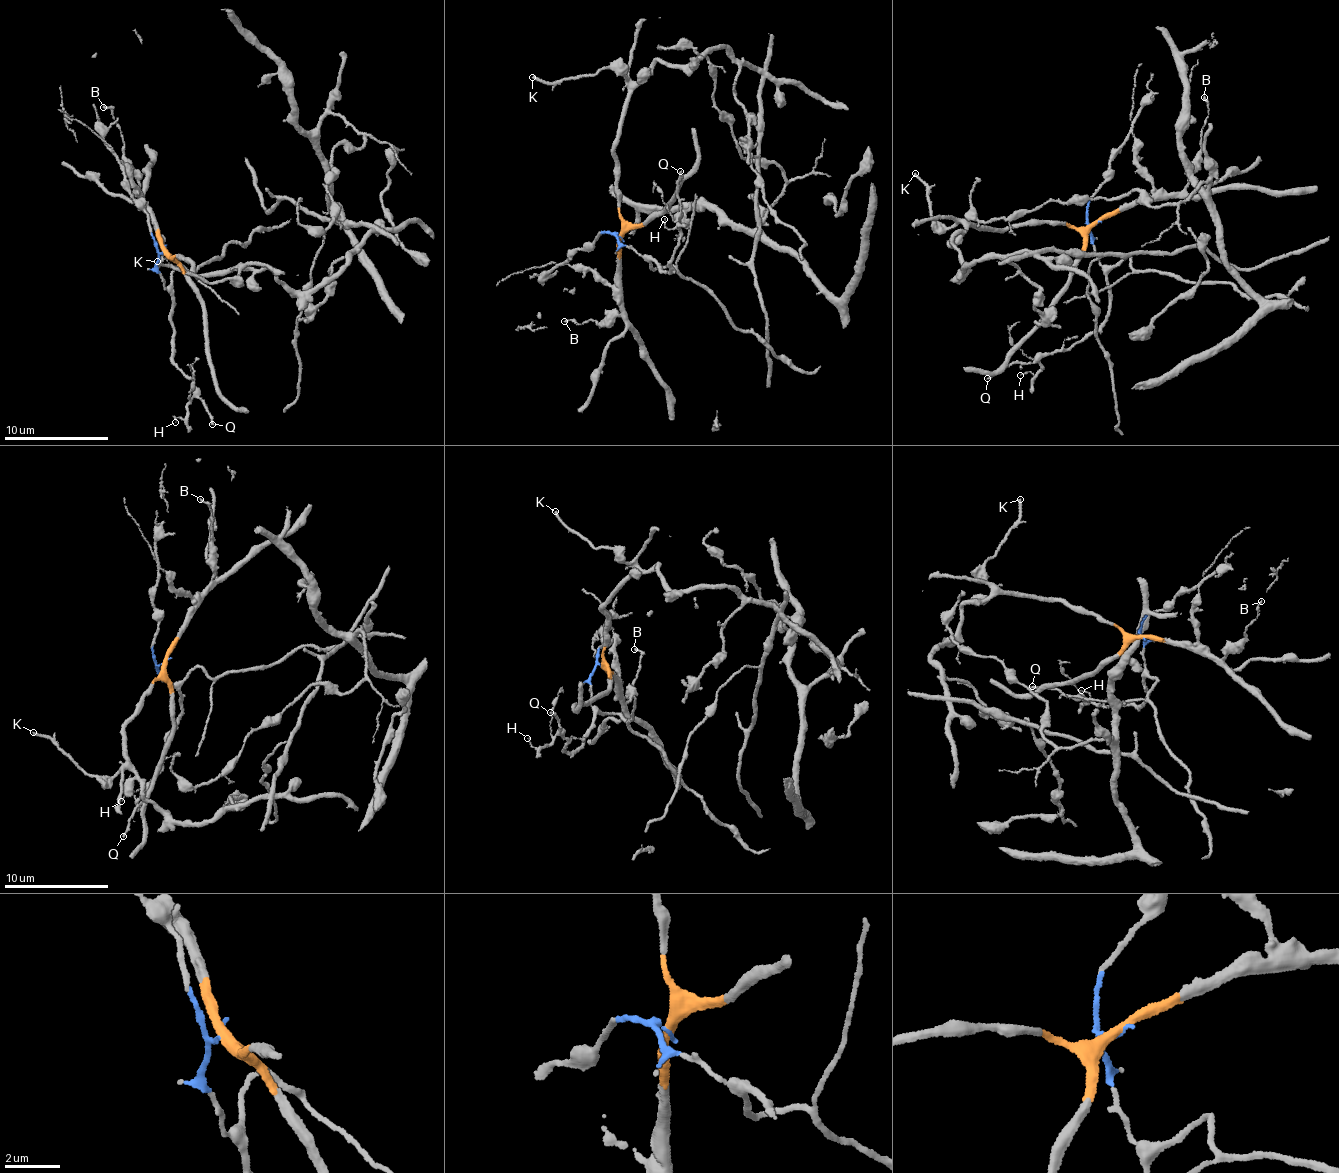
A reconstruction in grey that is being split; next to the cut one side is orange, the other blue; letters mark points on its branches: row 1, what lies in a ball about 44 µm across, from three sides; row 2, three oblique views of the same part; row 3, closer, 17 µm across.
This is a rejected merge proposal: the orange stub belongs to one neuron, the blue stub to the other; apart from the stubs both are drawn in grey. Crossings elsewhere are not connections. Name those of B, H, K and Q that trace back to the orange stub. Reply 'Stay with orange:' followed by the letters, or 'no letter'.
Stay with orange: B, K

